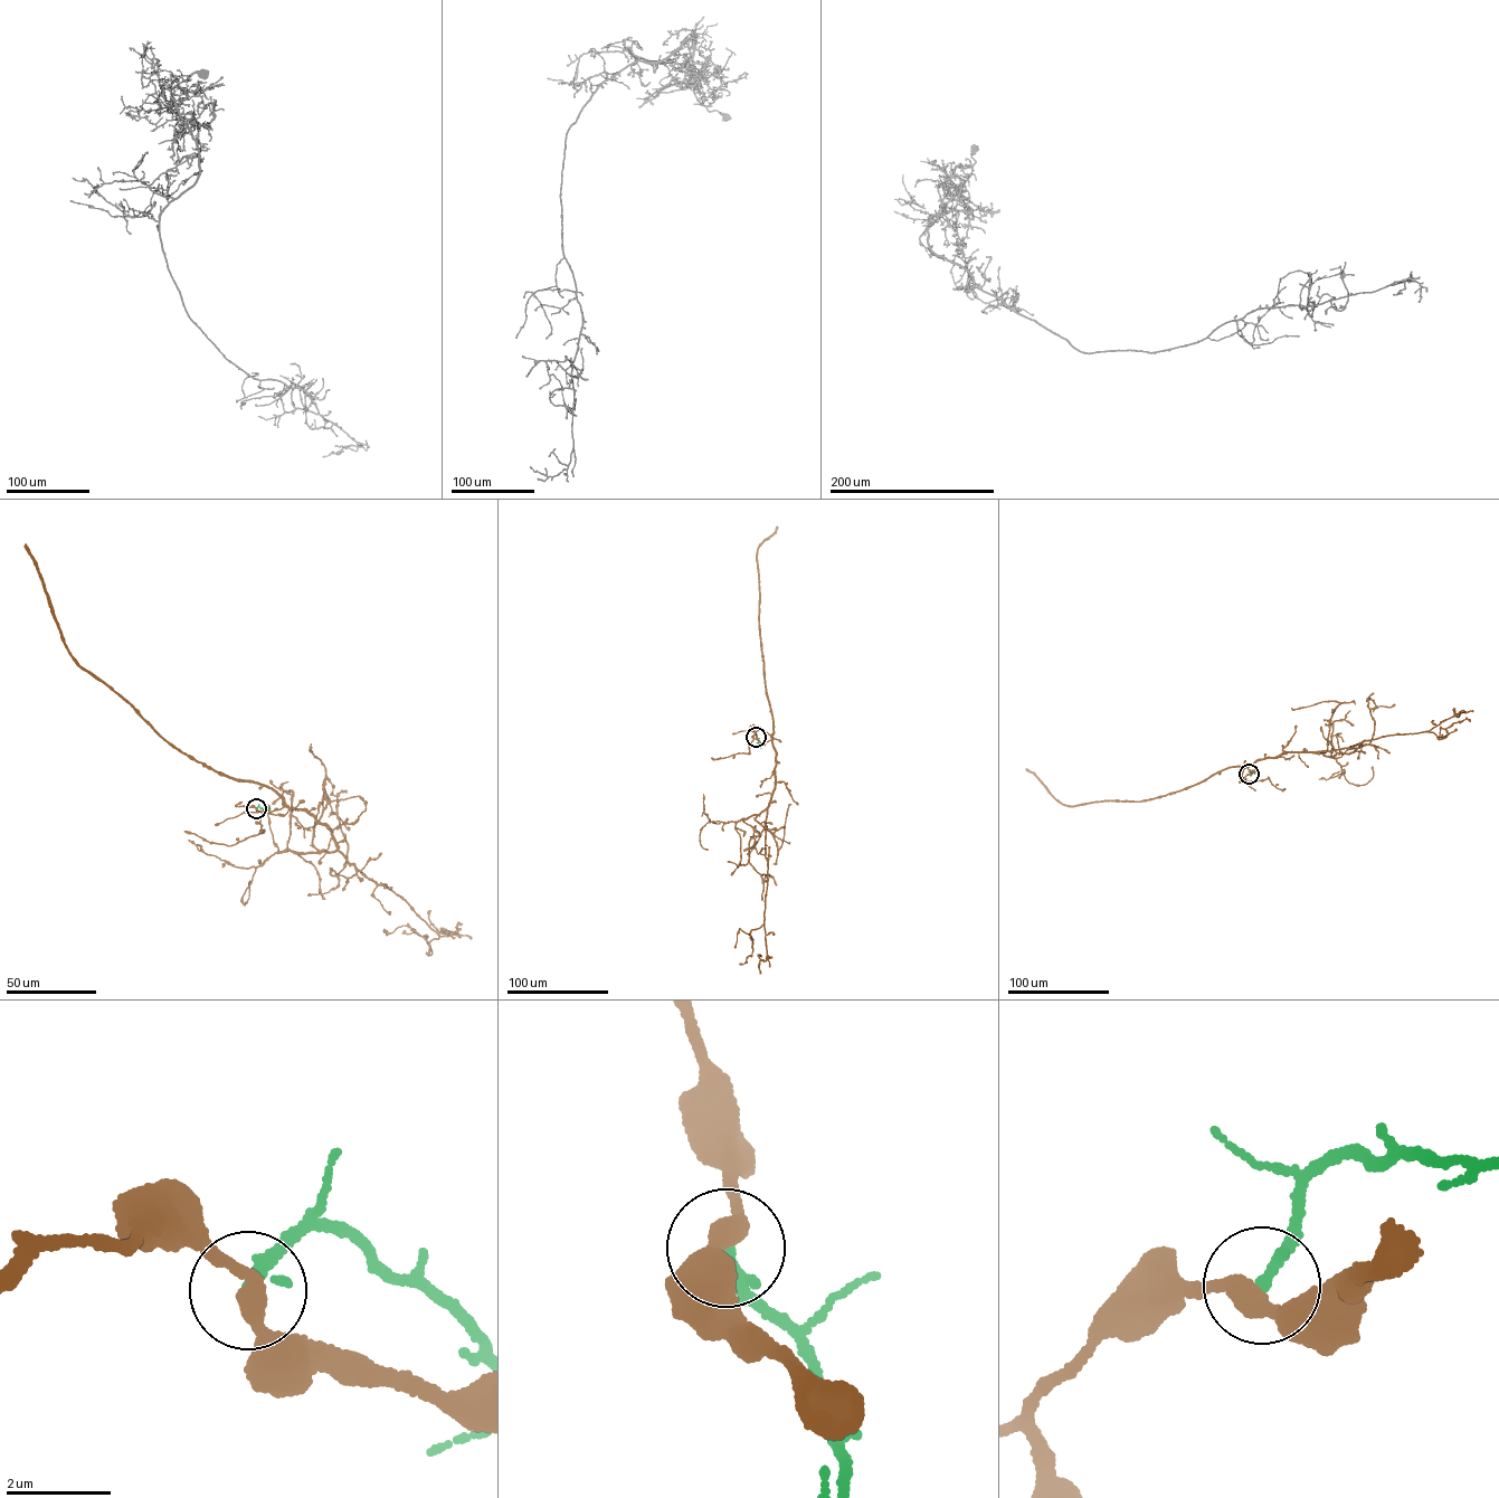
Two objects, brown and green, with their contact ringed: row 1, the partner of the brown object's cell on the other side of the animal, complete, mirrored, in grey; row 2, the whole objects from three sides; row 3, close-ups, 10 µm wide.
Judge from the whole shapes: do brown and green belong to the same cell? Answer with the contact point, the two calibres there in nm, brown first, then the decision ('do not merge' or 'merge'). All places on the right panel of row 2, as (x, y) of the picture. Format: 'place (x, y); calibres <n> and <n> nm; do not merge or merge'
place (1249, 774); calibres 320 and 240 nm; do not merge

